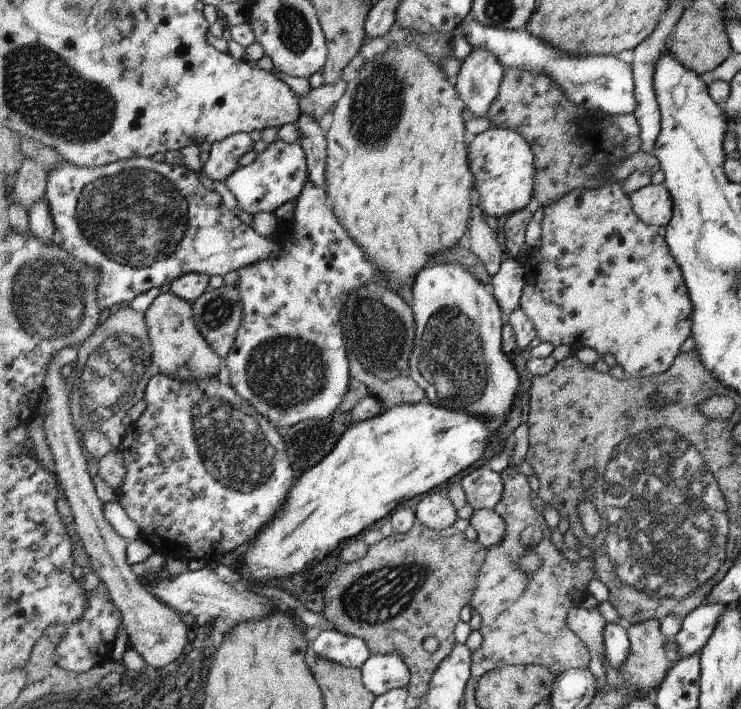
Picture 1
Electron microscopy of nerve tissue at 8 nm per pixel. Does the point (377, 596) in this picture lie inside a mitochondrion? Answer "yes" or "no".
yes

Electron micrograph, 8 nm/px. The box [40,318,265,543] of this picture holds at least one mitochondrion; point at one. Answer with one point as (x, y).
(110, 378)

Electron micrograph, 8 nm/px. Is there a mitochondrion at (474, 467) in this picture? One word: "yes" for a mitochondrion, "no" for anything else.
no

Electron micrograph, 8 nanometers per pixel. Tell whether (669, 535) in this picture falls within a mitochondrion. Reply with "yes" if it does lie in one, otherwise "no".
yes

